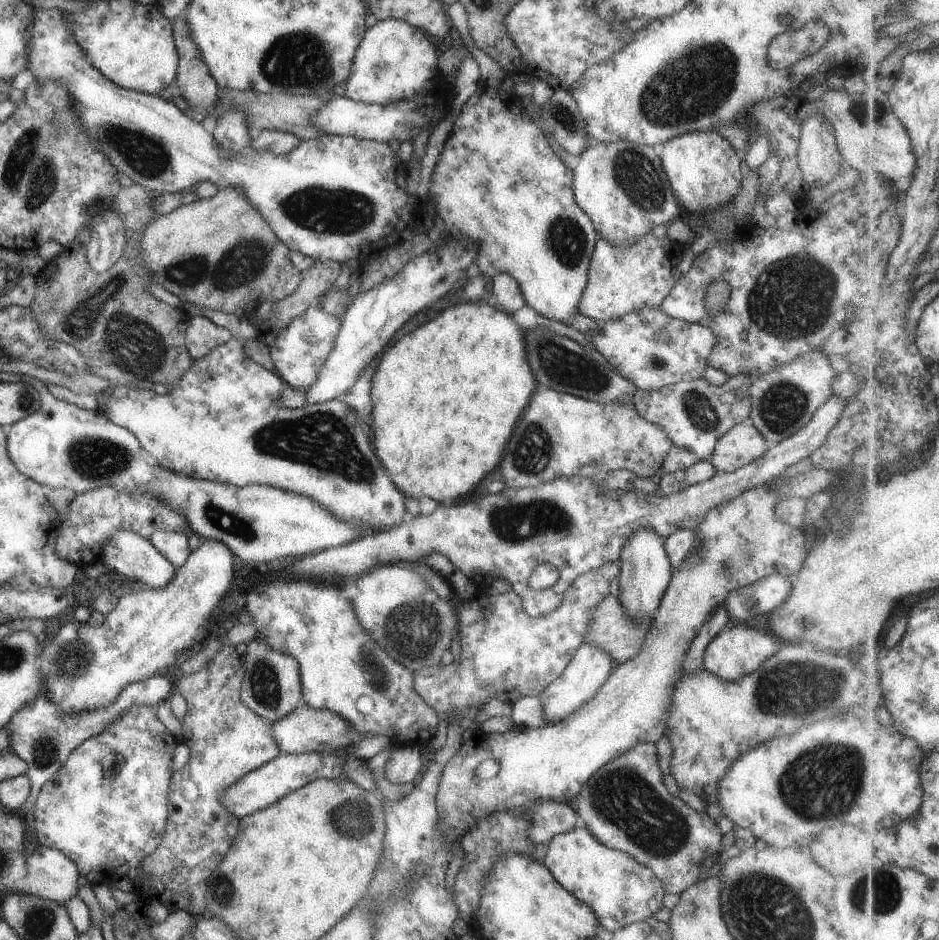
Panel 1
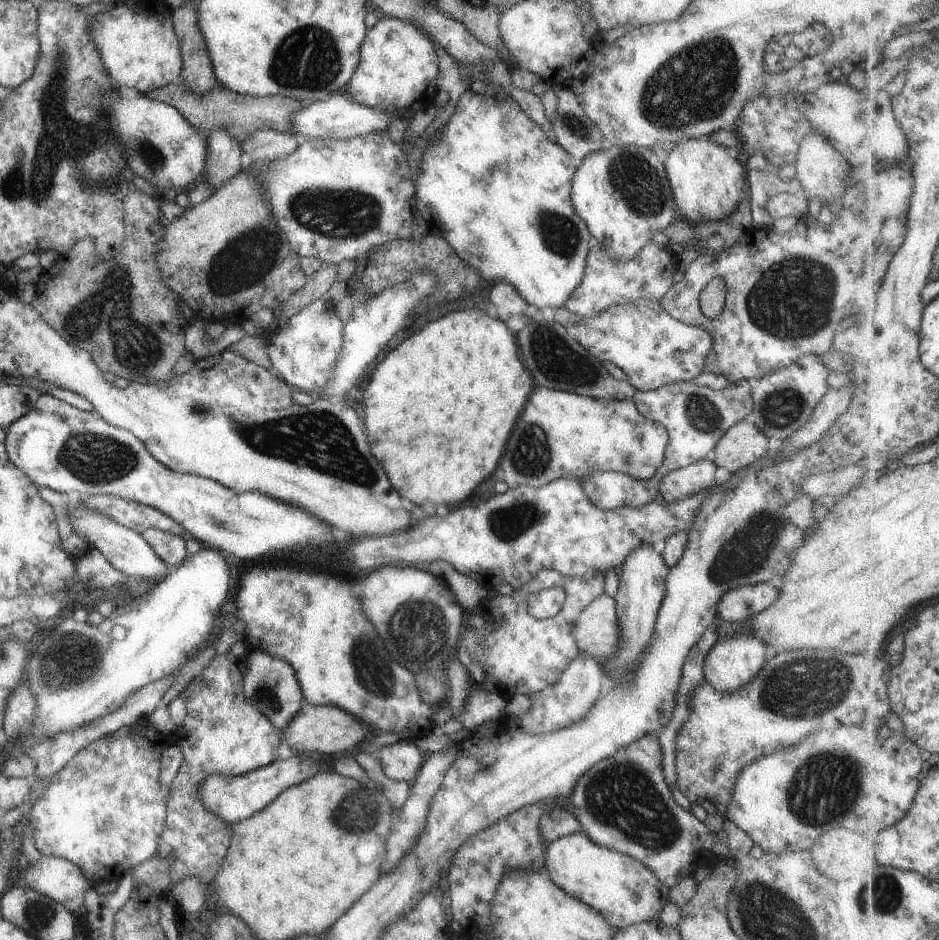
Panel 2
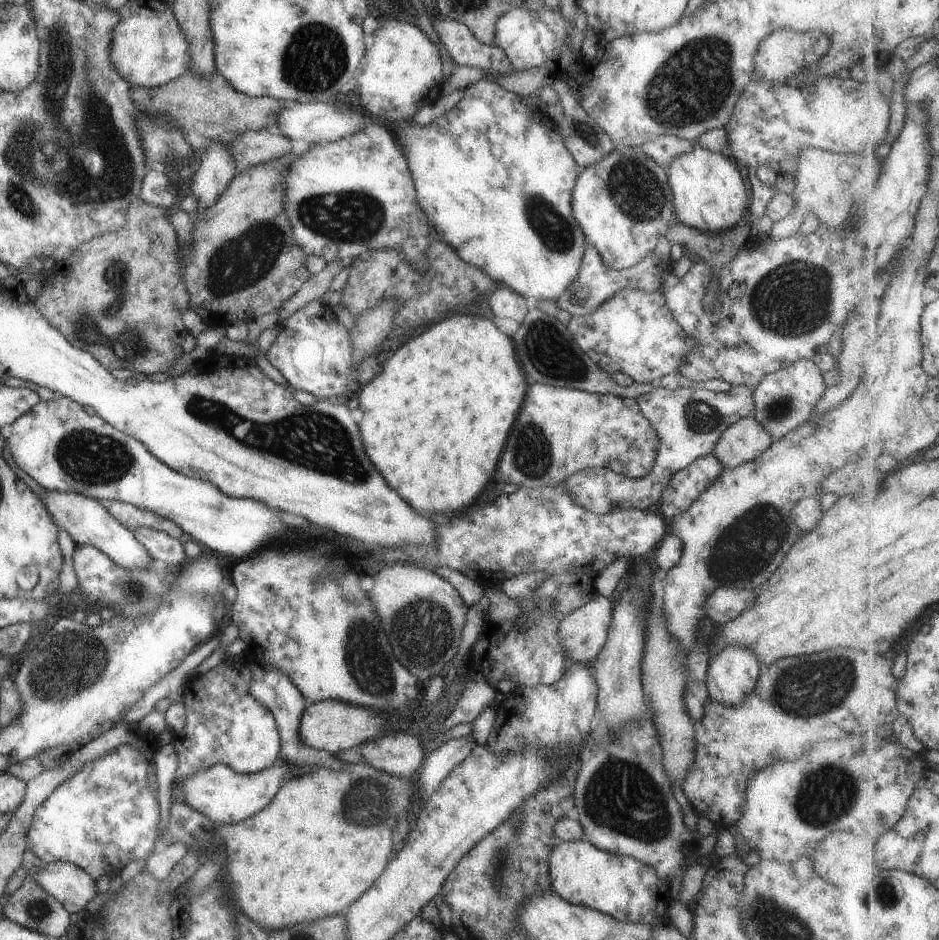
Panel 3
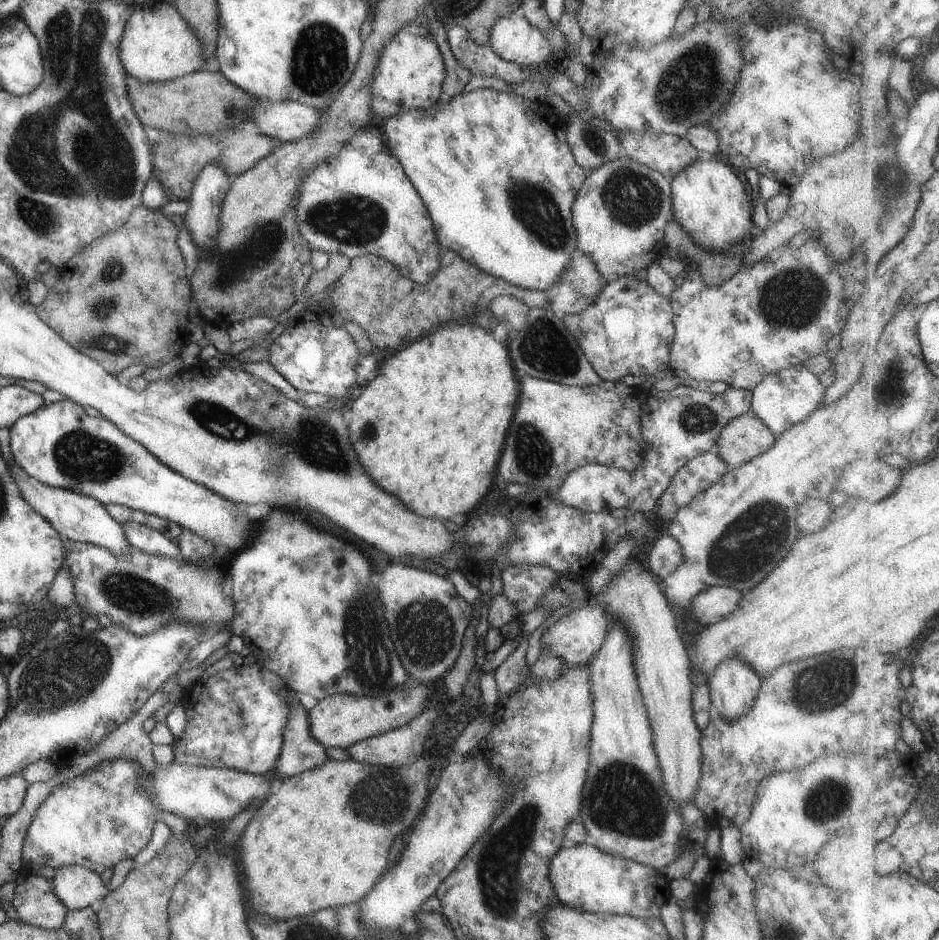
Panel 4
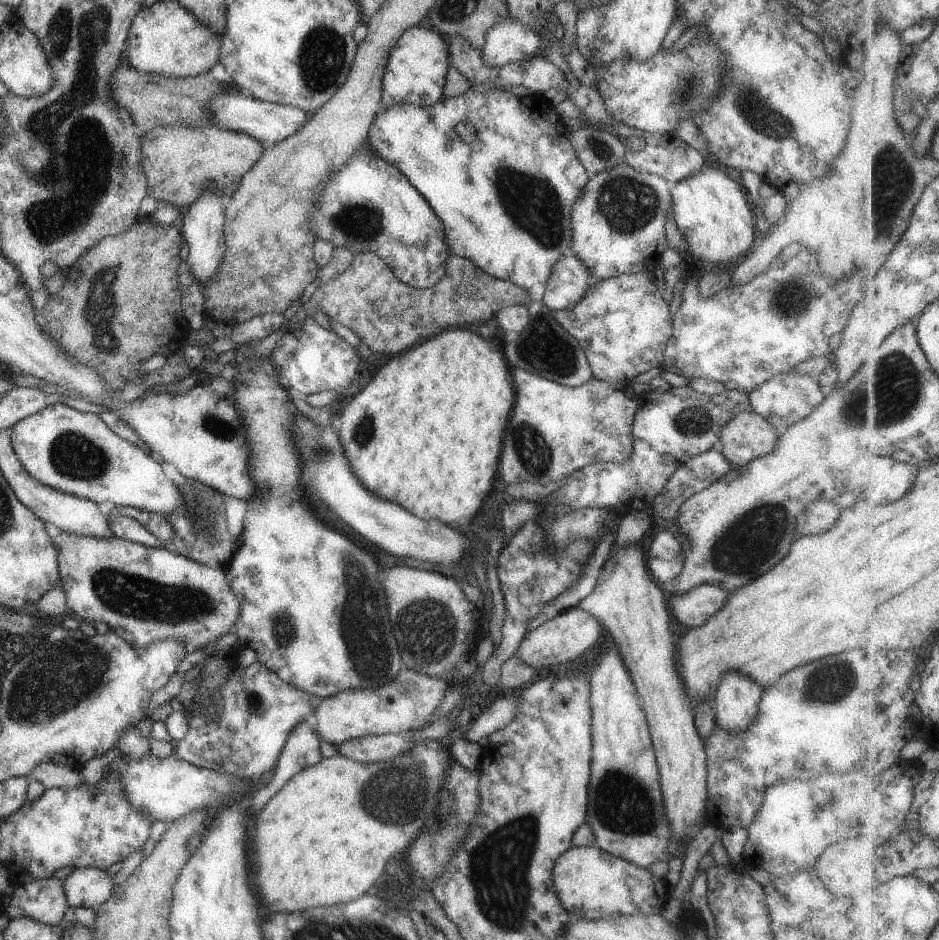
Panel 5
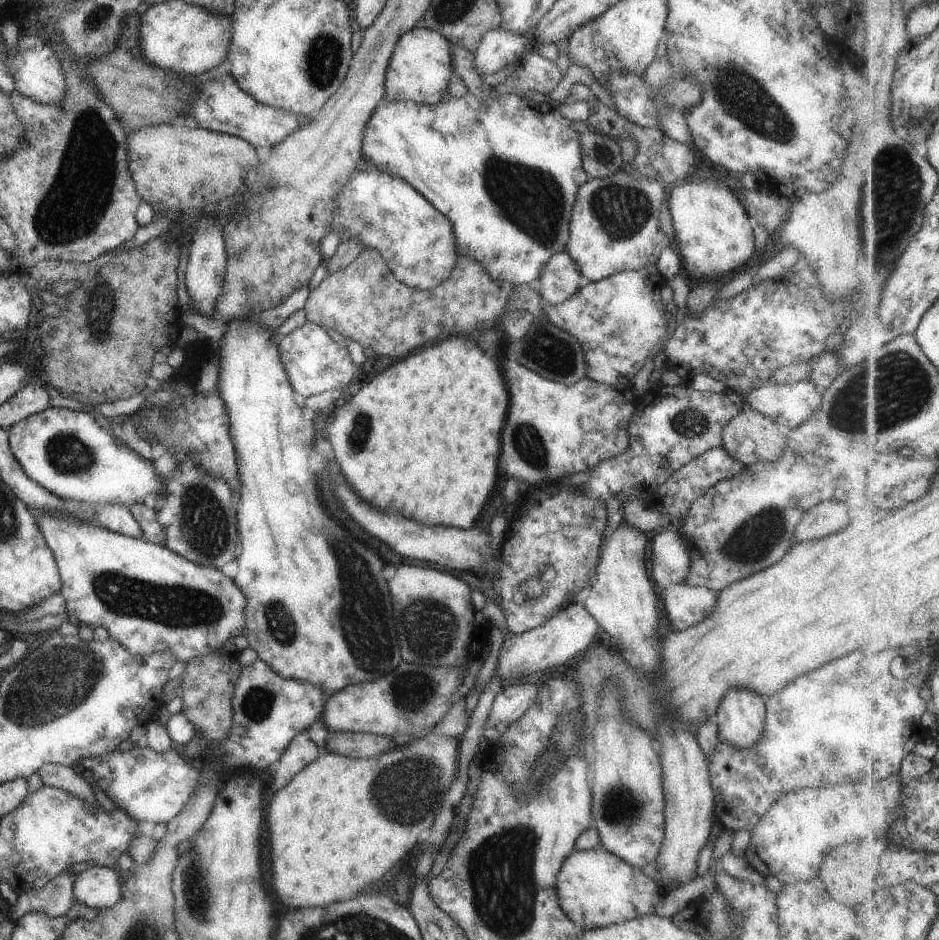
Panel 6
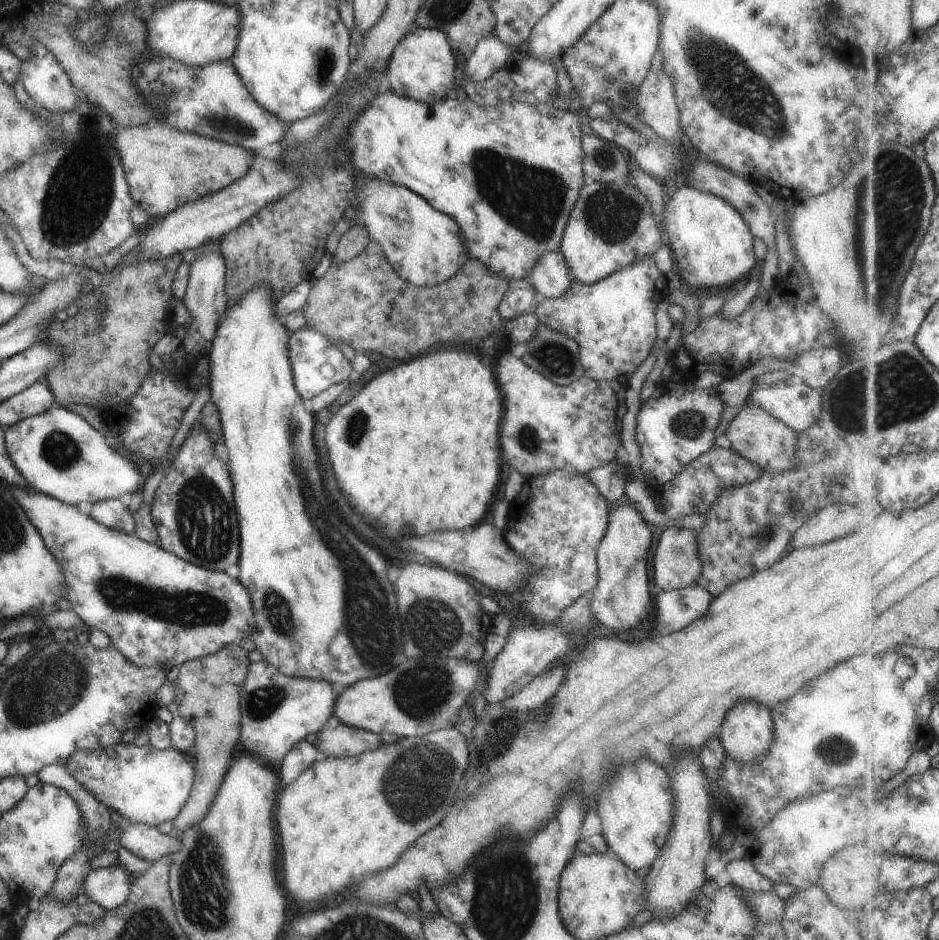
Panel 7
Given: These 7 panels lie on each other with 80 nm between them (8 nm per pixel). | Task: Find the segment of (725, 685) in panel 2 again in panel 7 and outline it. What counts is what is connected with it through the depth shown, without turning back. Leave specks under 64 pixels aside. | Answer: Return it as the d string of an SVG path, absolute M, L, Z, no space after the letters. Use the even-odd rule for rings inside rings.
M739 701L724 714L717 740L728 758L739 763L757 763L767 755L772 744L772 733L772 718L766 706L753 701Z

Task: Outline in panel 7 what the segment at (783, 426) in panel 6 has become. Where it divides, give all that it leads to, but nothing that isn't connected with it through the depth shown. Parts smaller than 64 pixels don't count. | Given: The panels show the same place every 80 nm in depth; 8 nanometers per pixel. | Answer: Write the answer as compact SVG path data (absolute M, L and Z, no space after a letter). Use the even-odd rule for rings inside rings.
M792 377L789 385L752 388L746 404L758 406L796 433L811 426L819 416L821 391Z

